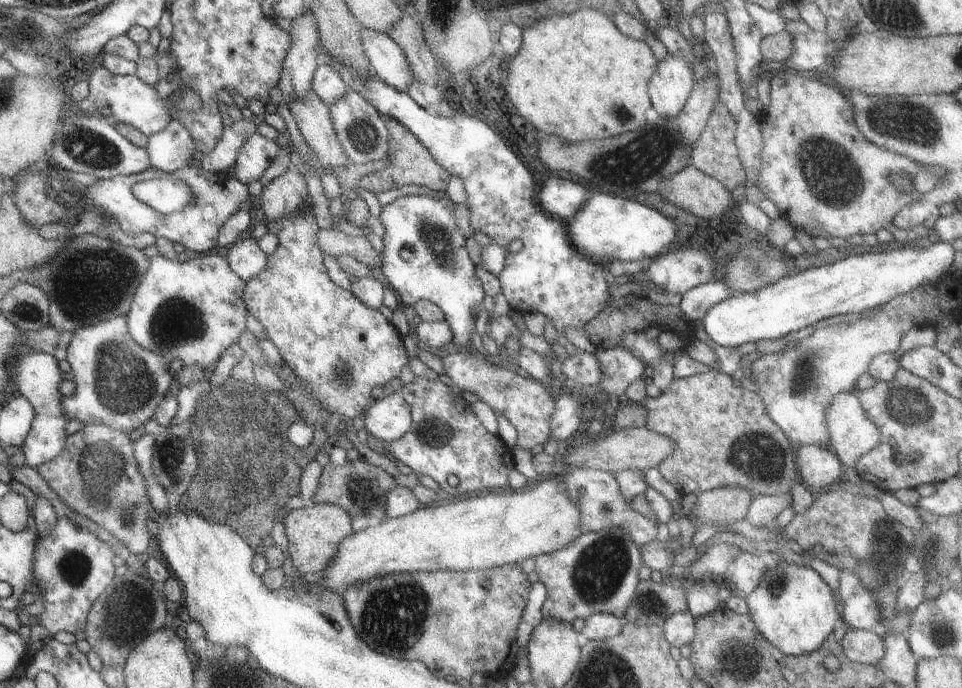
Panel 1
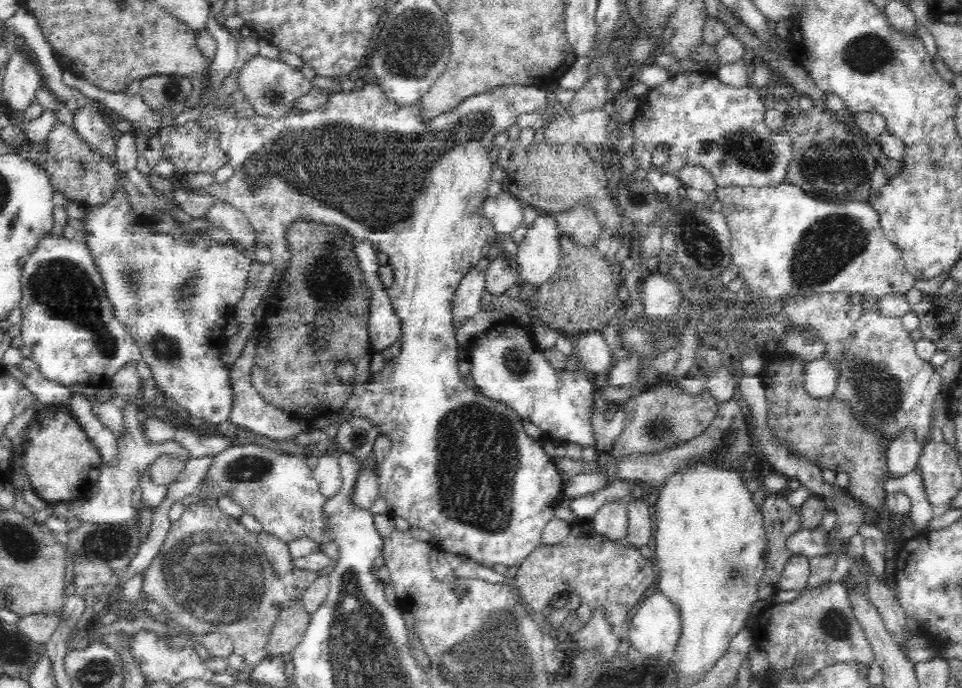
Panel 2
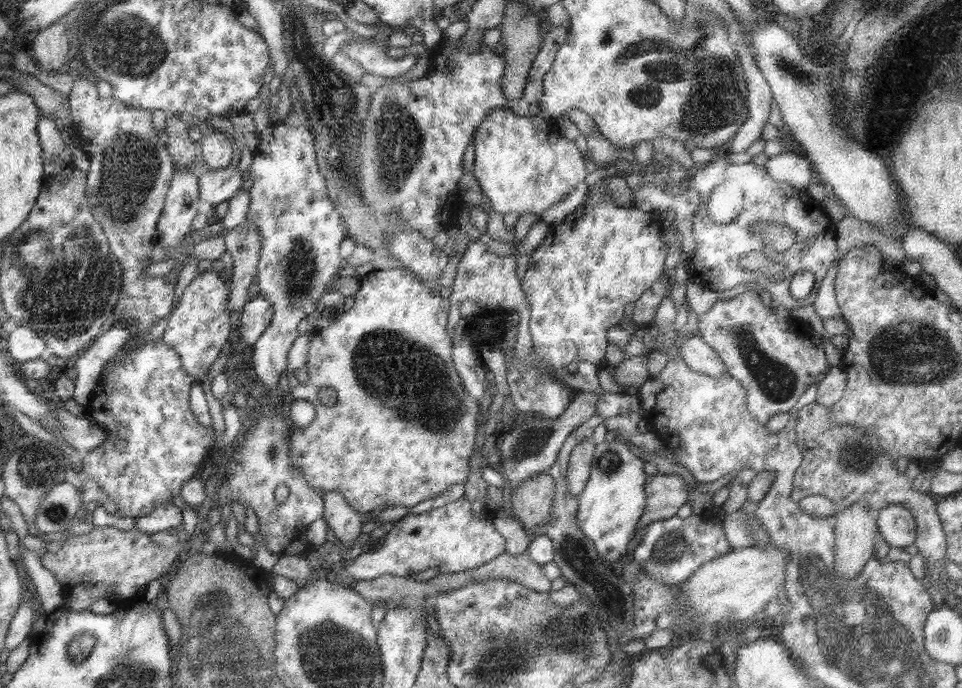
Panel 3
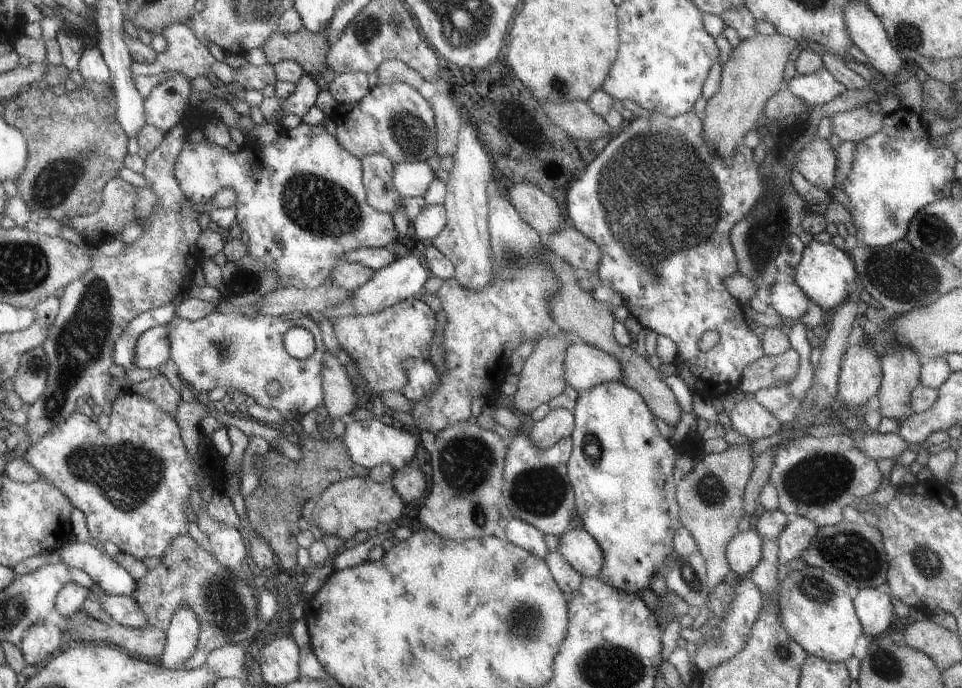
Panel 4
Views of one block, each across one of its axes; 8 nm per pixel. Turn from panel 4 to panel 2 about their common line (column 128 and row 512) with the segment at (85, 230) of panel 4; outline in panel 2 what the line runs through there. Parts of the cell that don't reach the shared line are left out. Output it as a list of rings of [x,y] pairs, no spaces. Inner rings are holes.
[[[208,502],[186,506],[182,518],[172,524],[164,548],[144,574],[142,592],[146,592],[152,602],[158,602],[164,610],[168,610],[168,624],[192,636],[206,636],[214,632],[226,634],[234,644],[234,652],[244,658],[250,670],[256,668],[260,662],[268,660],[266,646],[270,642],[270,634],[278,614],[304,596],[302,590],[296,590],[294,586],[284,586],[284,582],[274,576],[274,570],[264,556],[256,534],[246,532],[240,520],[226,516],[218,510],[218,506],[208,506]]]

